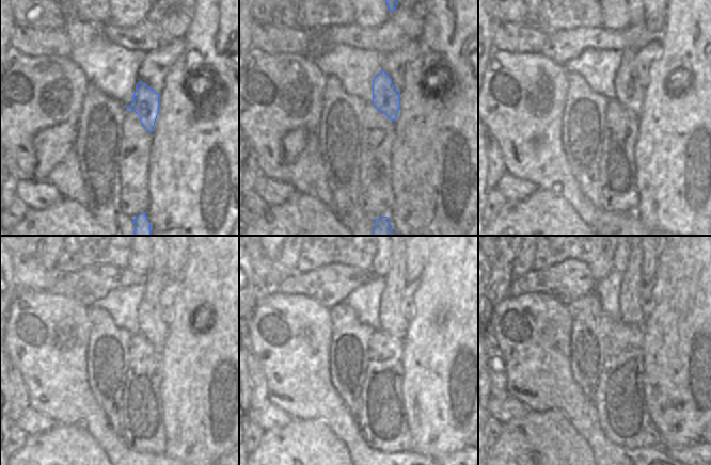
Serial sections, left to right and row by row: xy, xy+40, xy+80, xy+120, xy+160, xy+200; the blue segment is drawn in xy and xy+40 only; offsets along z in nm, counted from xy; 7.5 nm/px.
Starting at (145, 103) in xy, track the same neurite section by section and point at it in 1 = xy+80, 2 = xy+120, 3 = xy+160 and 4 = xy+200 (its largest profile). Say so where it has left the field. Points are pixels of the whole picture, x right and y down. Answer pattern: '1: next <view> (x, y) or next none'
1: next xy+80 (627, 91)
2: next xy+120 (152, 326)
3: next xy+160 (391, 320)
4: next xy+200 (630, 313)

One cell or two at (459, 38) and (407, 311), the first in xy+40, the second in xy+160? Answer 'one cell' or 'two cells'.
two cells

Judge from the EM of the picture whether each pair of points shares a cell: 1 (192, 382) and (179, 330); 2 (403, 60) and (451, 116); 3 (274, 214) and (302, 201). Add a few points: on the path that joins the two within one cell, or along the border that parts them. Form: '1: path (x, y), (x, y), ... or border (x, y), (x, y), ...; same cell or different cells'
1: path (192, 369), (192, 342); same cell
2: border (421, 44), (423, 49), (407, 66), (400, 90); different cells
3: path (281, 214), (288, 214), (296, 207); same cell

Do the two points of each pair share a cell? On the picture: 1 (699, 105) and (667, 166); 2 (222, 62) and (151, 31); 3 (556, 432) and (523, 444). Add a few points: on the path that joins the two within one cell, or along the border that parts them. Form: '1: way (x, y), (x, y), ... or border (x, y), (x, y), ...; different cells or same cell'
1: way (695, 119), (695, 127), (689, 135), (682, 151); same cell
2: border (193, 14), (187, 31), (182, 36); different cells
3: way (548, 441), (544, 444), (532, 444); same cell

